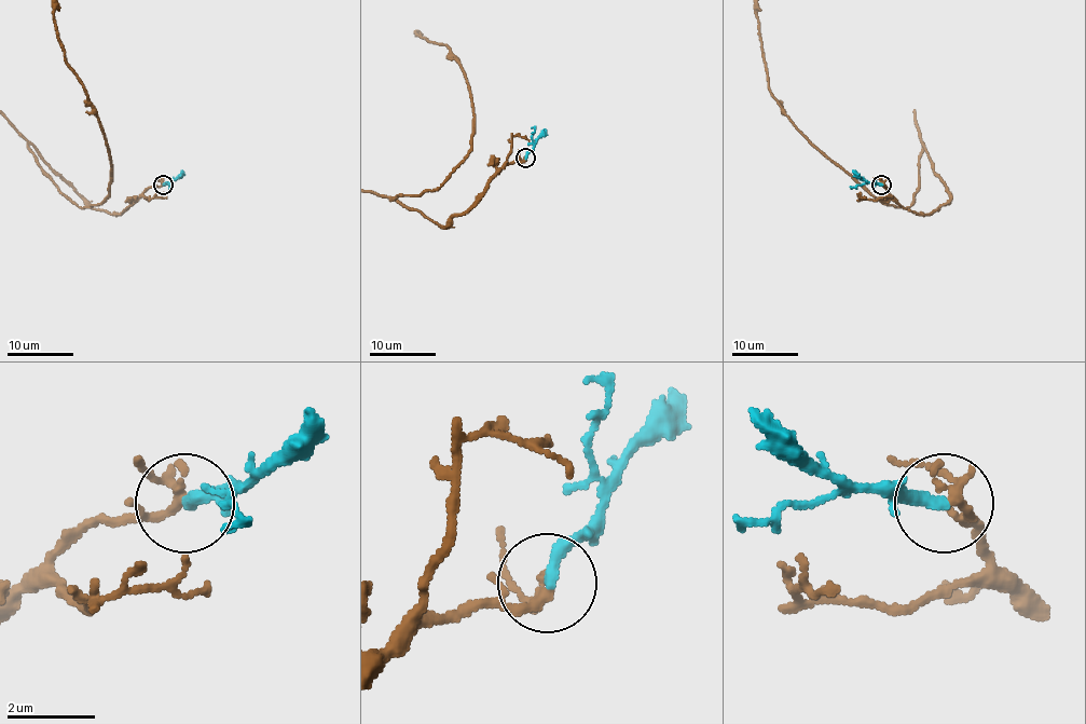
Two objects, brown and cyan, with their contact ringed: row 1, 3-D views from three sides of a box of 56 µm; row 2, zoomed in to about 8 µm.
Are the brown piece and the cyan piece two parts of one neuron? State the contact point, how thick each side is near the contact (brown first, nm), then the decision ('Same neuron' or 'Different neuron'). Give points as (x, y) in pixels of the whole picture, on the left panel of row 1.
Place: (163, 185). Thickness 200 nm (brown) against 280 nm. Same neuron

